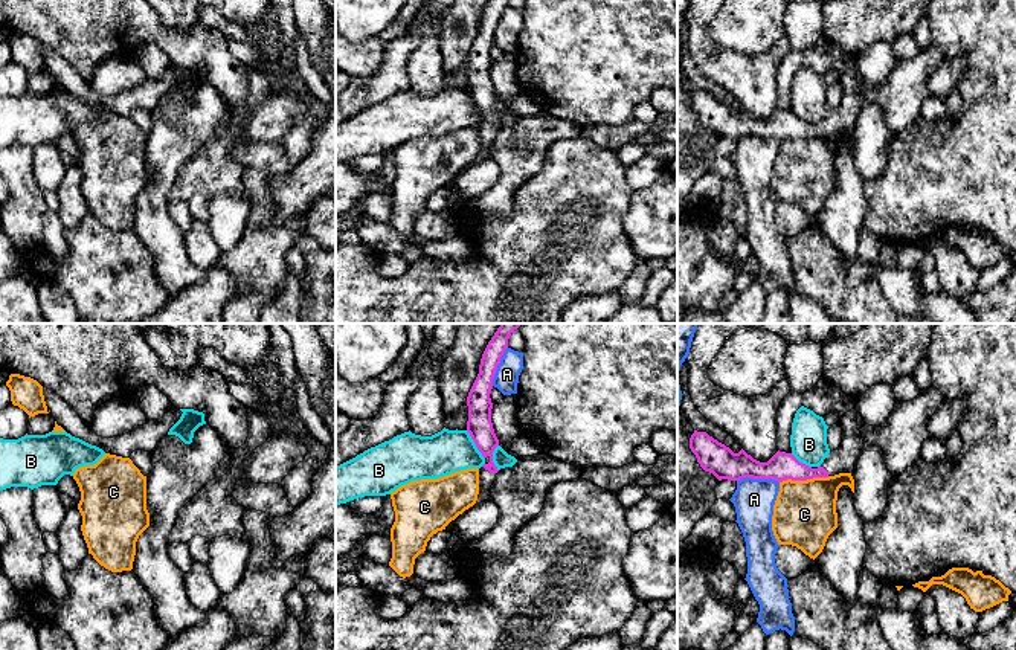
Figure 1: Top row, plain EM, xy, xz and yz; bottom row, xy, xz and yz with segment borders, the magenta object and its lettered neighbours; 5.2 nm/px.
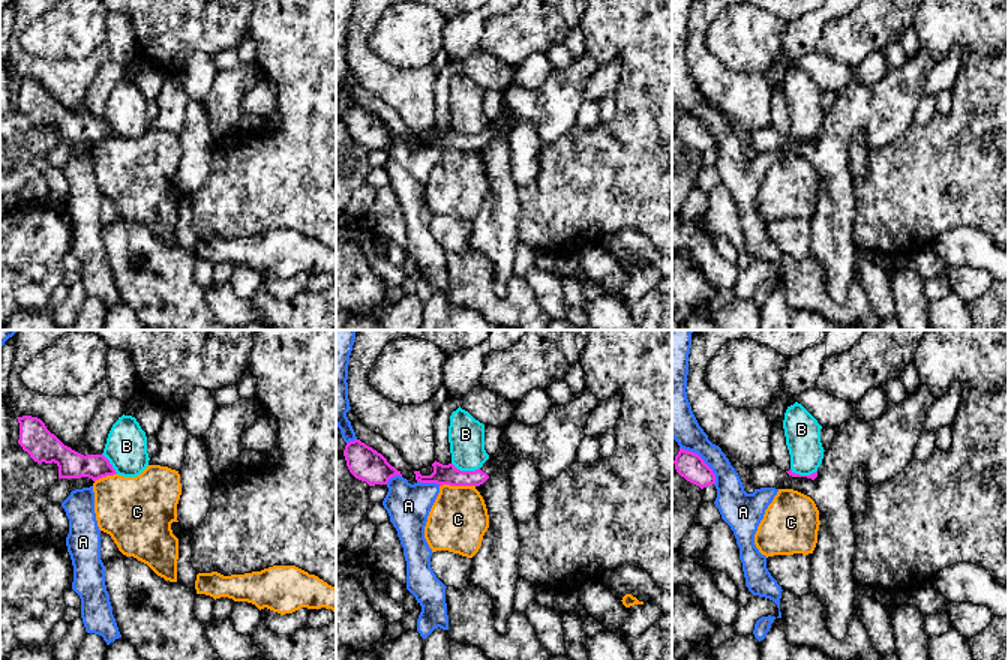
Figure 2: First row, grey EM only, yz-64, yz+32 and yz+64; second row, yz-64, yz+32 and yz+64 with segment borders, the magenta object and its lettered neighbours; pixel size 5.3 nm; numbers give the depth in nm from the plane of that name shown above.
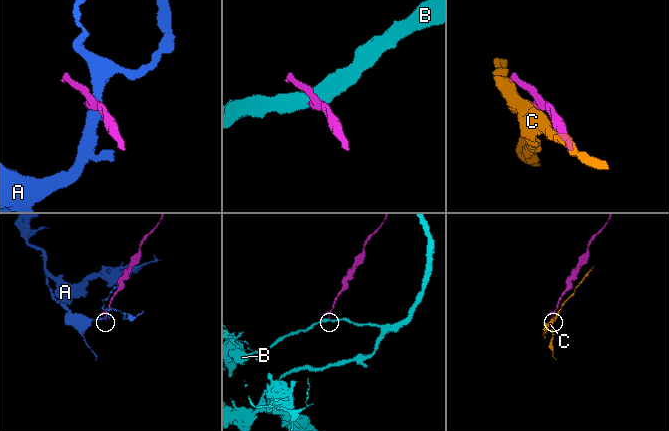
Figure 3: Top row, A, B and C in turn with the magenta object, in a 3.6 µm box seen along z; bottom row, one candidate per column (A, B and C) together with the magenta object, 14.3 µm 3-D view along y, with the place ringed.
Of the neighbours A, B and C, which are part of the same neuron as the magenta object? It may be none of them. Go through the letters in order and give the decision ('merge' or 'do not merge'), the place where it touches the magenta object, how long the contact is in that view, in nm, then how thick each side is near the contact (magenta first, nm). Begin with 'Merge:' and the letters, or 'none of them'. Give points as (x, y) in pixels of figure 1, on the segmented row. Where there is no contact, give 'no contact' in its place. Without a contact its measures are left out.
Merge: none of them
A: do not merge; contact yz (758, 478); length 220 nm; calibres 160 and 220 nm
B: do not merge; contact xz (475, 443); length 180 nm; calibres 140 and 220 nm
C: do not merge; contact yz (804, 479); length 260 nm; calibres 150 and 340 nm

